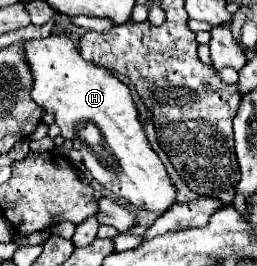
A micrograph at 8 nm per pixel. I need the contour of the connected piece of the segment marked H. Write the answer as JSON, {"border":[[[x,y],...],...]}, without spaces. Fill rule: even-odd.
{"border":[[[66,32],[50,34],[44,40],[24,40],[22,44],[24,62],[34,80],[30,90],[32,100],[54,116],[60,134],[72,140],[74,148],[82,152],[82,162],[92,178],[138,210],[166,212],[176,200],[176,188],[146,140],[128,86],[104,66],[86,62]],[[84,124],[96,126],[98,136],[94,140],[84,138]]]}

